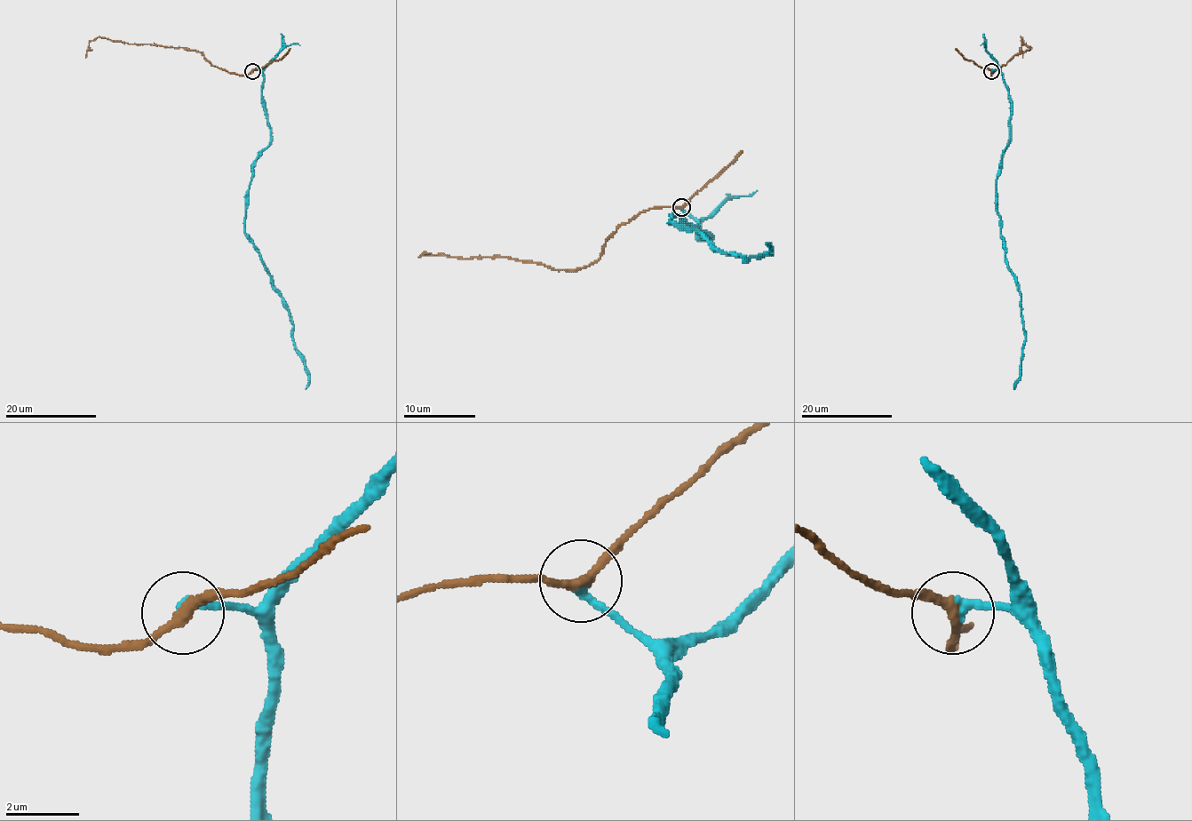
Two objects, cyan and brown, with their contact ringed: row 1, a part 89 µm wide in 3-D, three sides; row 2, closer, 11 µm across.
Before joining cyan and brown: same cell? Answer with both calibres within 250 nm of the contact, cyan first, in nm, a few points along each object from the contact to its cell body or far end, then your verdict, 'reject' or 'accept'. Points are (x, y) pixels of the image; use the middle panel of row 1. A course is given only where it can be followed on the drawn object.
240/280 nm | cyan via (681, 206), (701, 237), (710, 235), (679, 216), (671, 221), (722, 253), (746, 260), (771, 250), (766, 243) | brown via (681, 206), (643, 210), (618, 228), (604, 244), (599, 259), (575, 269), (552, 269), (506, 257), (418, 257) | accept

